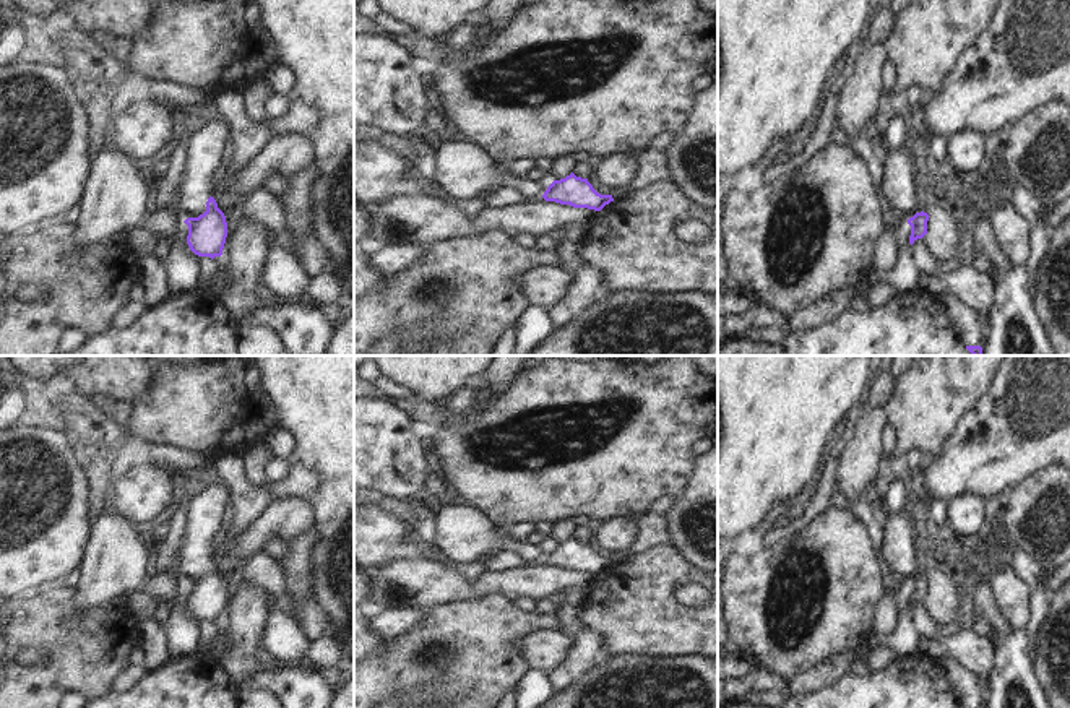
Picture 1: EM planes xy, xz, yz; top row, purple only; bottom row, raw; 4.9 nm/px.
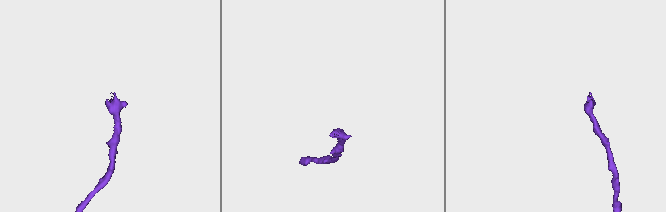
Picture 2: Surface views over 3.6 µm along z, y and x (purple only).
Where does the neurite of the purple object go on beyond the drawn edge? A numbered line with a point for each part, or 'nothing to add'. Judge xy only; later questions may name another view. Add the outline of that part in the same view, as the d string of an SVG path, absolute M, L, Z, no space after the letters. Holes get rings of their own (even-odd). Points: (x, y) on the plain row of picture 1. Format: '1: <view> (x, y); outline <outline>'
1: xy (205, 507); outline M213 476L200 490L187 499L187 520L175 549L175 559L157 570L177 580L198 581L206 575L213 557L216 529L222 521L222 510L231 489Z

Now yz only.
1: yz (900, 546); outline M913 497L903 512L888 513L888 523L885 525L883 565L890 572L898 572L908 578L908 583L916 576L927 576L921 557L917 554L917 536L914 528L917 526L917 516L914 513Z

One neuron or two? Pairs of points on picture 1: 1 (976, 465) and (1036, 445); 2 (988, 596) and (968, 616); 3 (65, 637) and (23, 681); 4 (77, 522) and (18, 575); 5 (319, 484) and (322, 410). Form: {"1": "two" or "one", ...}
{"1": "one", "2": "two", "3": "one", "4": "one", "5": "one"}

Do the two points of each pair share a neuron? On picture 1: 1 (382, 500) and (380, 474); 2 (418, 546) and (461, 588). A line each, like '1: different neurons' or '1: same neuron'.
1: different neurons
2: different neurons

